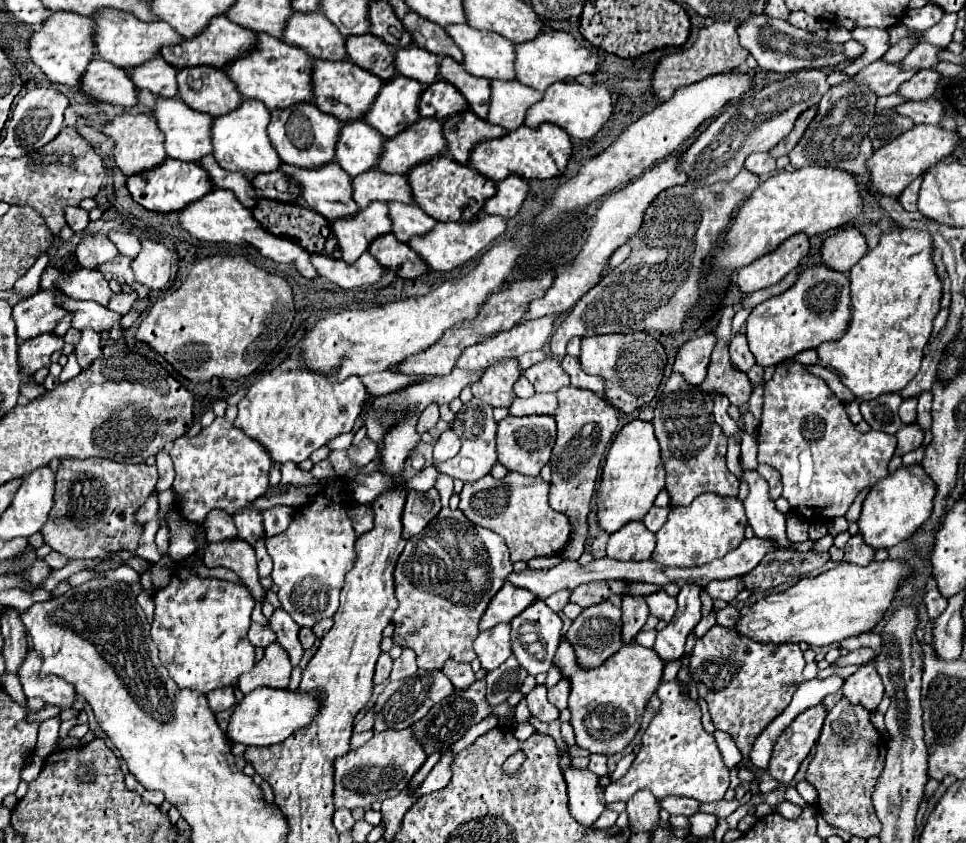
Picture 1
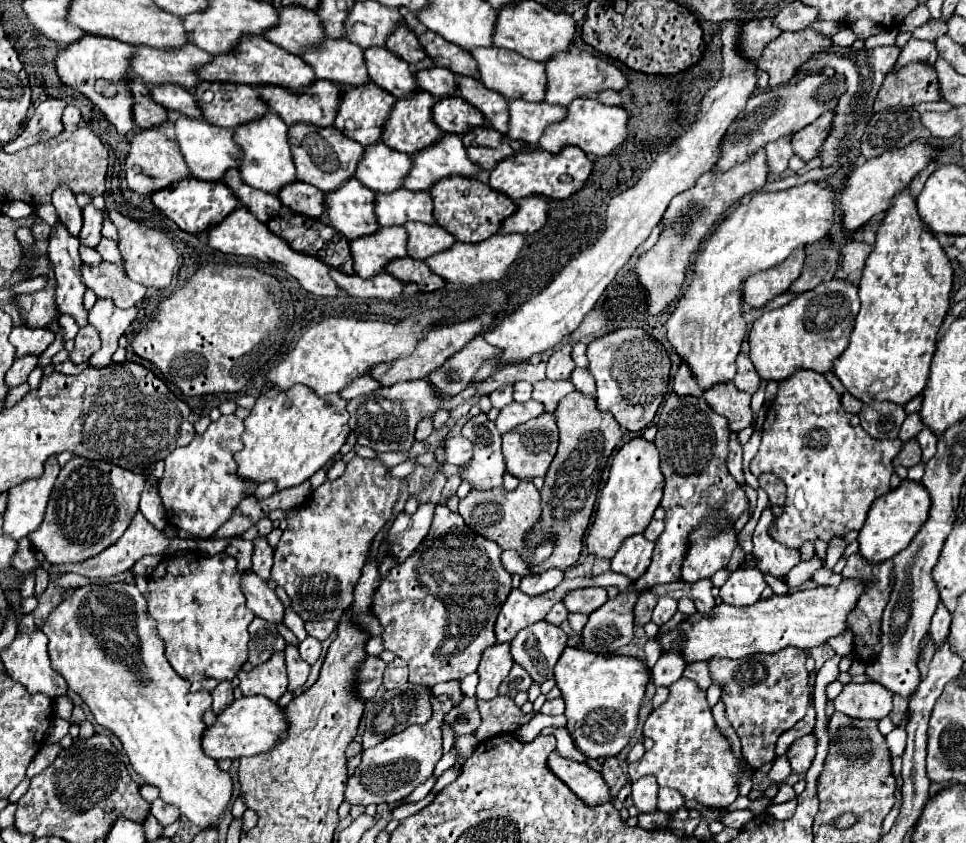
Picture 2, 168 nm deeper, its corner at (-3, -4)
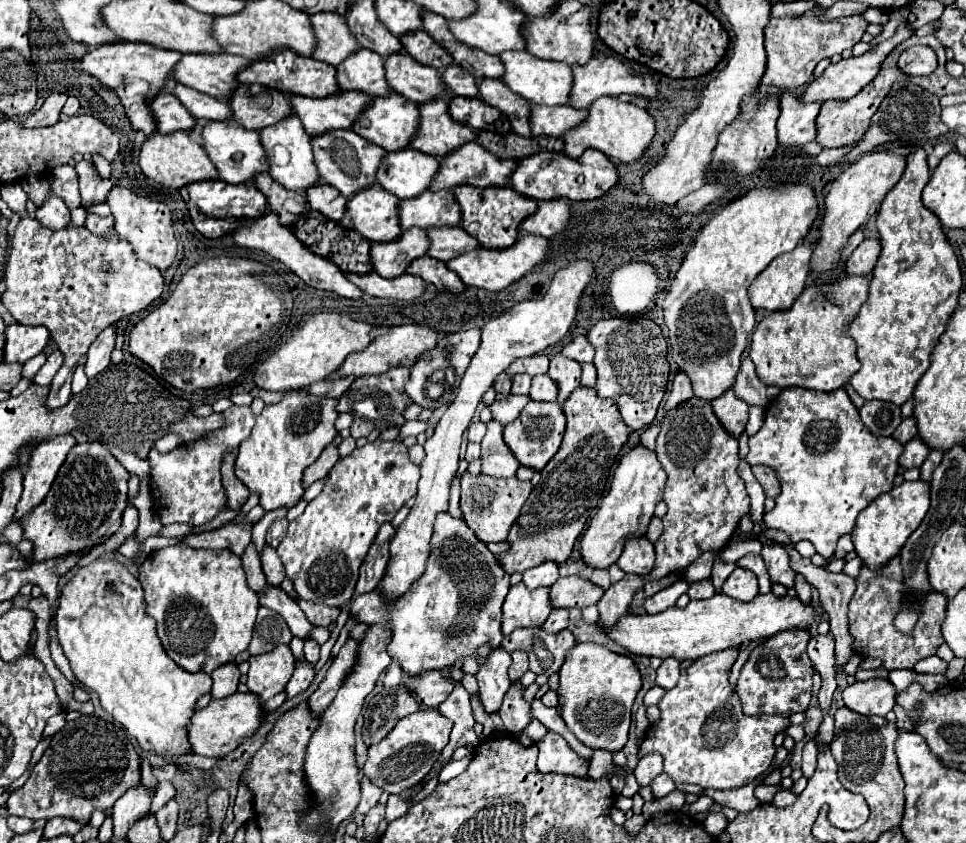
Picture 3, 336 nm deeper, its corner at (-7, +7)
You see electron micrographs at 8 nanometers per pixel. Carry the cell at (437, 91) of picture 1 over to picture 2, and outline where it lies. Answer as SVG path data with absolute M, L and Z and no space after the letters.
M459 96L437 100L433 120L445 134L463 134L475 126L487 124L485 116Z

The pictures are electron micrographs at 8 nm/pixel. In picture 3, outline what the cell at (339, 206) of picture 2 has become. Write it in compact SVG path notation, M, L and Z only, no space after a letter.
M371 185L371 187L357 191L353 197L349 197L347 215L351 217L353 229L357 233L361 233L365 239L369 239L369 241L393 241L401 235L397 203L399 203L399 199L395 199L395 195L391 195L389 191L385 191L379 185Z

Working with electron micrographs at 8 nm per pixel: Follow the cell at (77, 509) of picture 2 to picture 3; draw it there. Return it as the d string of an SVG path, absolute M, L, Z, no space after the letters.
M93 441L75 445L59 469L47 499L35 507L27 519L19 521L23 527L23 537L35 545L33 559L39 561L65 555L81 551L87 545L99 545L107 541L119 529L121 515L129 505L127 483L129 471L101 443Z

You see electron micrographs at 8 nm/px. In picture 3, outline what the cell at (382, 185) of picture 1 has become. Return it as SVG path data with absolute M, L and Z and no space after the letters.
M425 191L411 199L401 199L399 205L401 229L409 227L443 227L459 225L461 213L451 191Z

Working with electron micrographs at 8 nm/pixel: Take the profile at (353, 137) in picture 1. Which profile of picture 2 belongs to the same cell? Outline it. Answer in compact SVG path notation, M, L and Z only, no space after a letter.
M377 142L365 148L355 178L373 192L391 194L403 186L403 178L409 174L411 166L413 160L409 154L395 152L383 142Z

